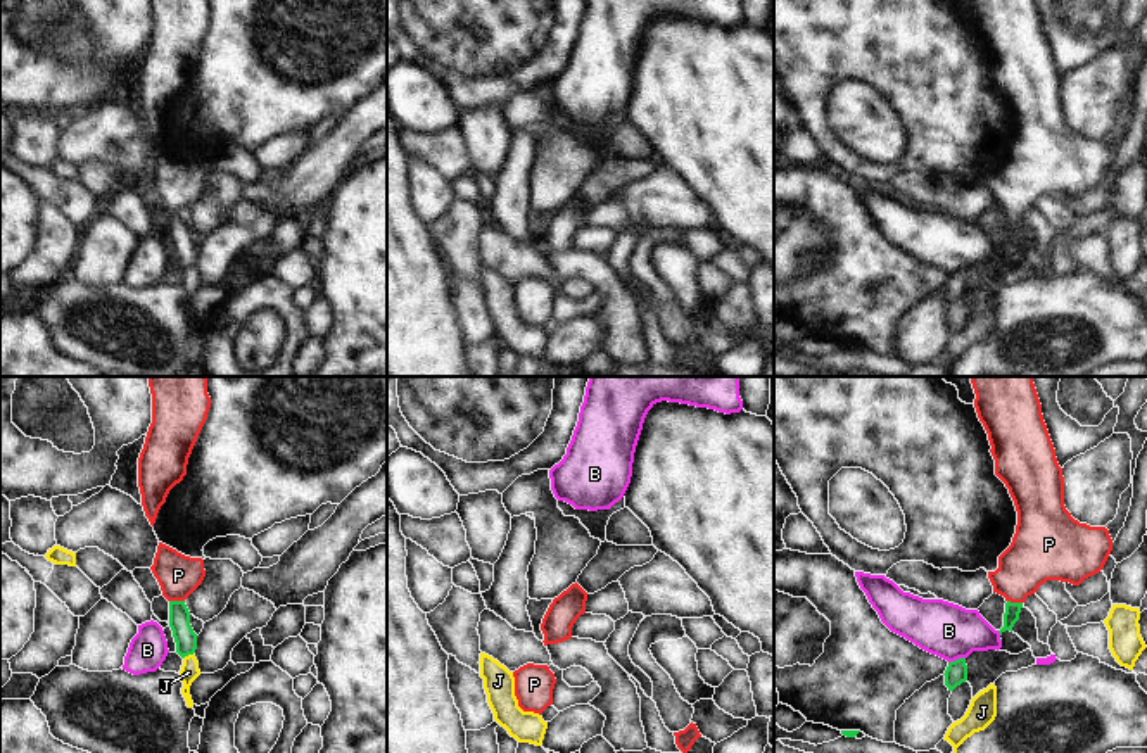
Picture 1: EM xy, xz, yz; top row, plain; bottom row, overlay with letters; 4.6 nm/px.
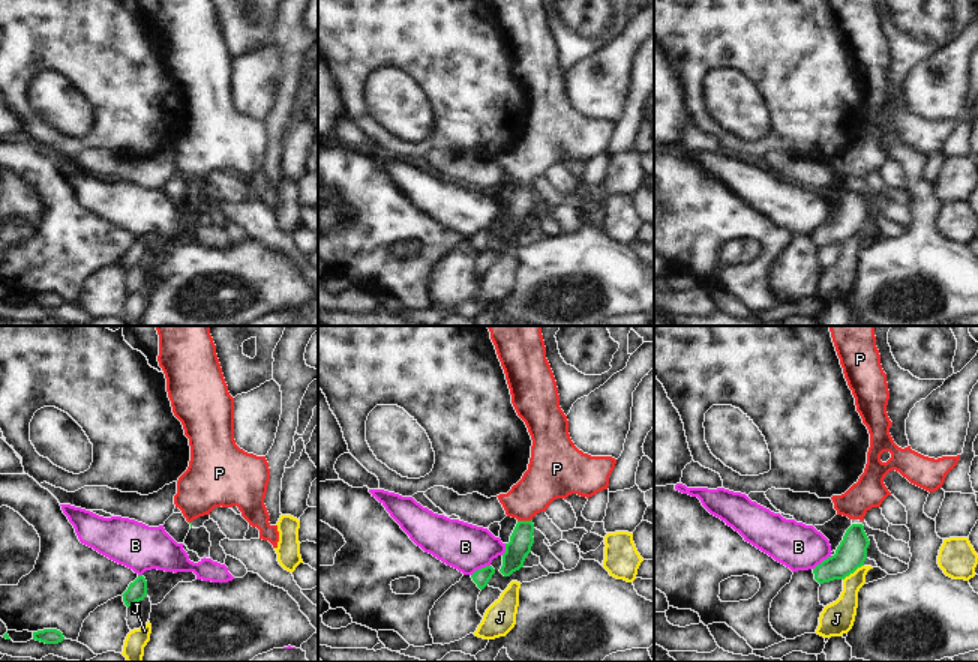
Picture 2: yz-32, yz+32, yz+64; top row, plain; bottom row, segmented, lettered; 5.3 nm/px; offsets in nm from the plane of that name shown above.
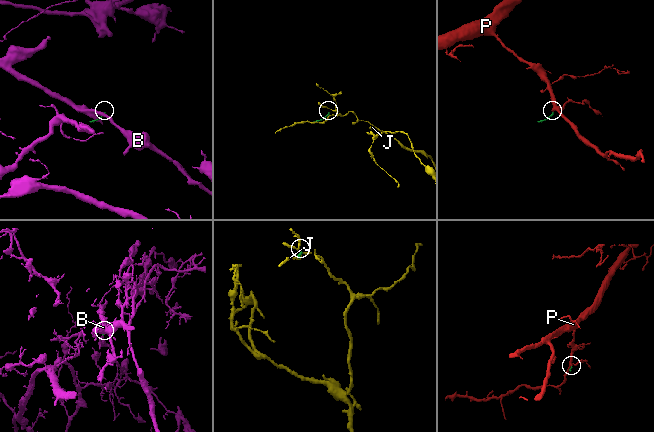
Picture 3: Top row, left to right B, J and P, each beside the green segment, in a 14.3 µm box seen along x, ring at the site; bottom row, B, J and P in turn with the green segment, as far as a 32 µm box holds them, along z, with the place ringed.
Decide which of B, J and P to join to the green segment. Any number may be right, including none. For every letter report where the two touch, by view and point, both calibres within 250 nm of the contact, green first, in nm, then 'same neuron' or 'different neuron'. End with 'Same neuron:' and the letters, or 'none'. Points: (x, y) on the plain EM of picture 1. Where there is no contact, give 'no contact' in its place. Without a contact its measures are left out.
B: meets green in yz at (956, 273); 100 nm thick on the green side, 260 nm on the other; different neuron
J: meets green in xy at (187, 268); 100 nm thick on the green side, 90 nm on the other; different neuron
P: meets green in xy at (177, 215); 100 nm thick on the green side, 200 nm on the other; same neuron
Same neuron: P

